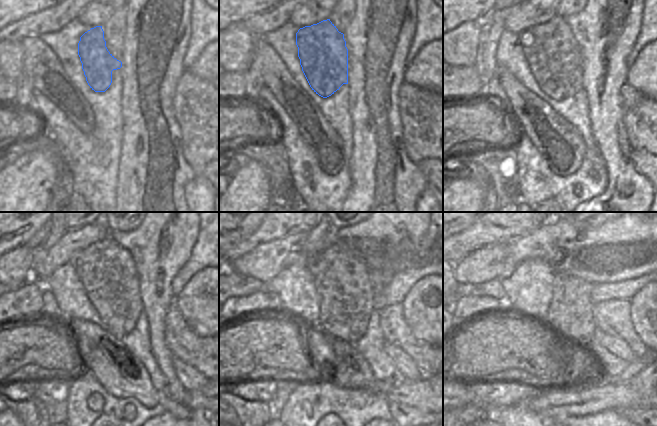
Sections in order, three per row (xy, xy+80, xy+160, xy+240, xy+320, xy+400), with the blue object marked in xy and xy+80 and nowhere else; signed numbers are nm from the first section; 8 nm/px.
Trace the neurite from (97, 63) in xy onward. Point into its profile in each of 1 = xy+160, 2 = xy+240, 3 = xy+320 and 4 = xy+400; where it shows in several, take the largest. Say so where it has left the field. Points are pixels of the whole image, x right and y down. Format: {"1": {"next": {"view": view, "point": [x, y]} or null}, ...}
{"1": {"next": {"view": "xy+160", "point": [553, 54]}}, "2": {"next": {"view": "xy+240", "point": [107, 271]}}, "3": {"next": {"view": "xy+320", "point": [341, 275]}}, "4": {"next": {"view": "xy+400", "point": [571, 311]}}}

